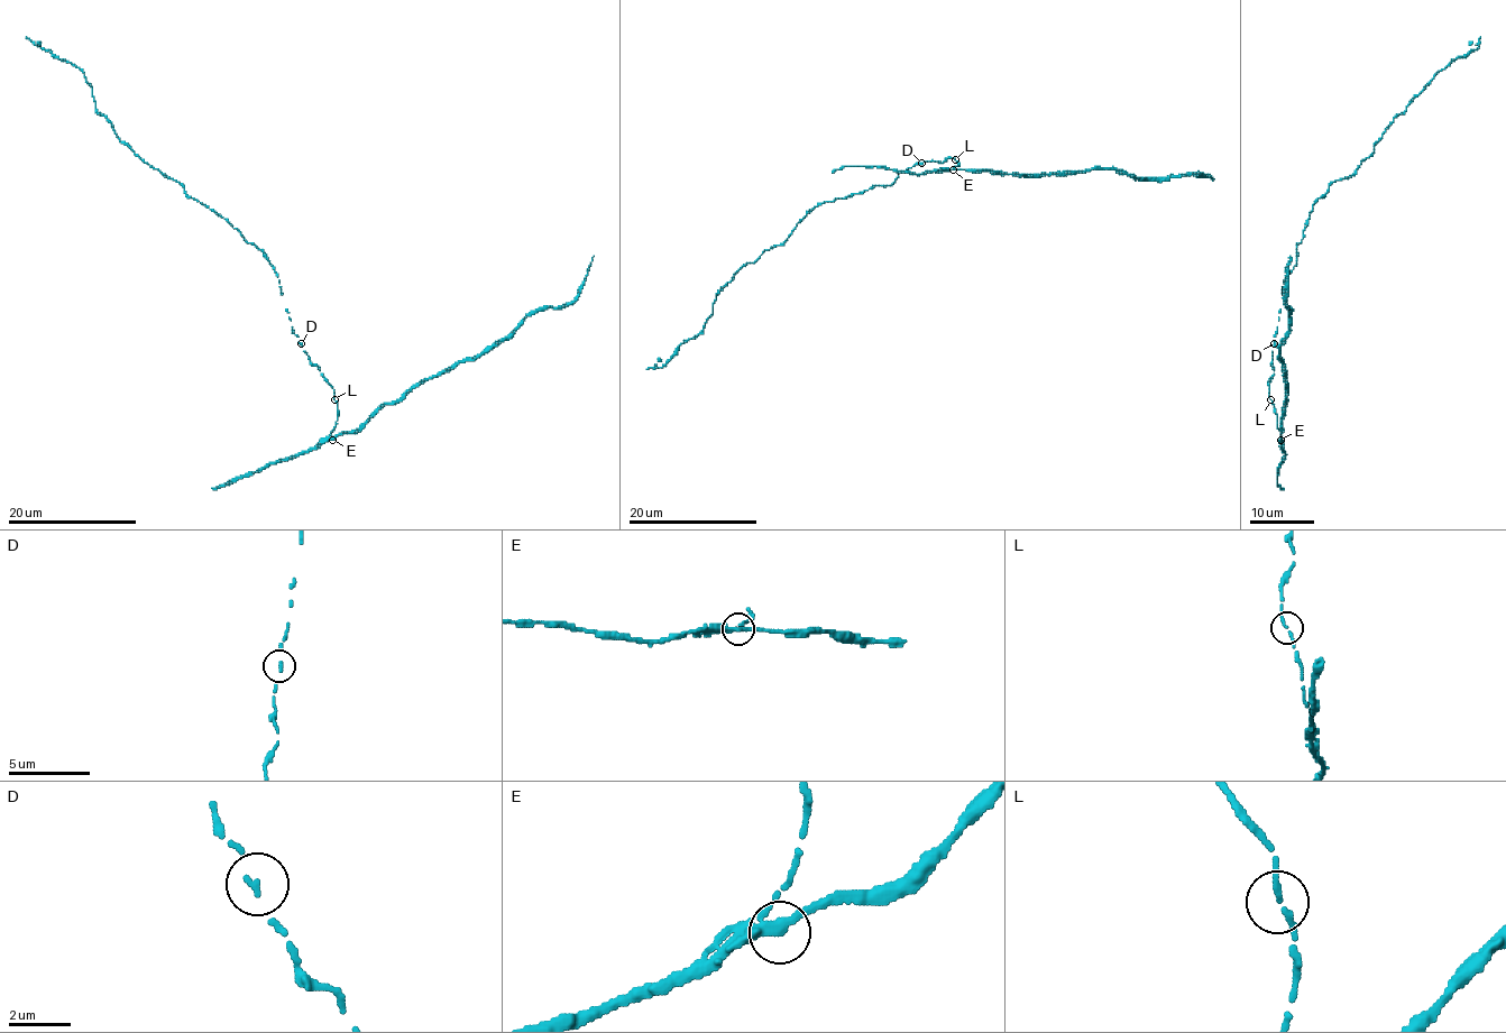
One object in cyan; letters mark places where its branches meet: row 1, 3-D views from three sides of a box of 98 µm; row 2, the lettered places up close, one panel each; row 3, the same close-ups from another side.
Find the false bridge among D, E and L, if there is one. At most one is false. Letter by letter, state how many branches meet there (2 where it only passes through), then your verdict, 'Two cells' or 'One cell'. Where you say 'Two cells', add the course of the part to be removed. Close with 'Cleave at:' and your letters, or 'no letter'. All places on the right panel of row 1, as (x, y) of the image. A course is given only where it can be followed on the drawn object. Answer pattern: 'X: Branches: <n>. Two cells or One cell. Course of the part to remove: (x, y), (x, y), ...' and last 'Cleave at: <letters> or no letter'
D: Branches: 2. One cell
E: Branches: 3. One cell
L: Branches: 2. One cell
Cleave at: no letter

